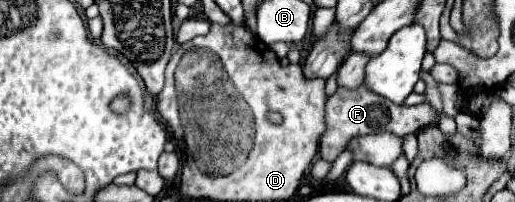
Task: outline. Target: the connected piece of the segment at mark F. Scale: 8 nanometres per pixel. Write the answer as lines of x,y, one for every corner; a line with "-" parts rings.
361,85
357,89
339,87
327,103
327,131
321,137
321,159
332,163
346,148
350,140
359,135
369,135
375,131
391,131
399,137
405,137
409,133
417,133
429,125
435,125
439,121
439,113
429,103
419,103
415,107
403,107
389,103
389,99
381,99
381,95
375,95
369,91
369,87

